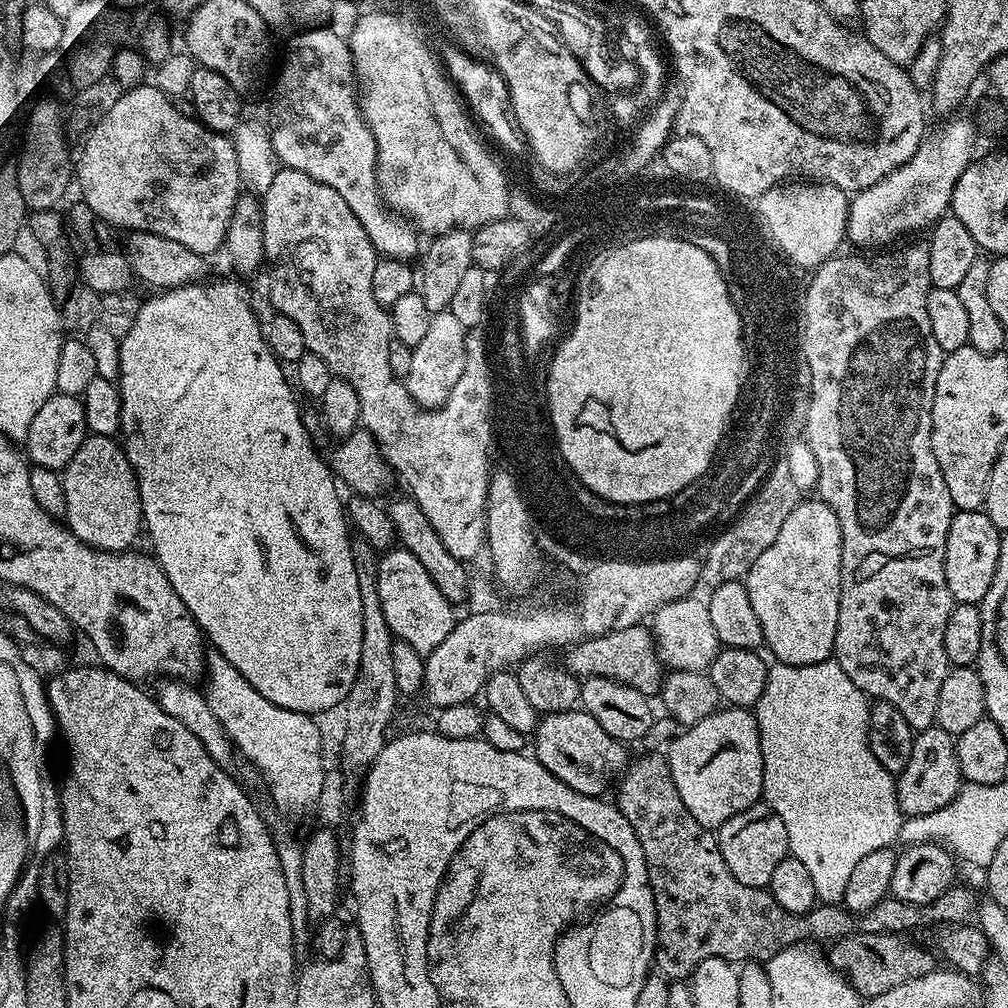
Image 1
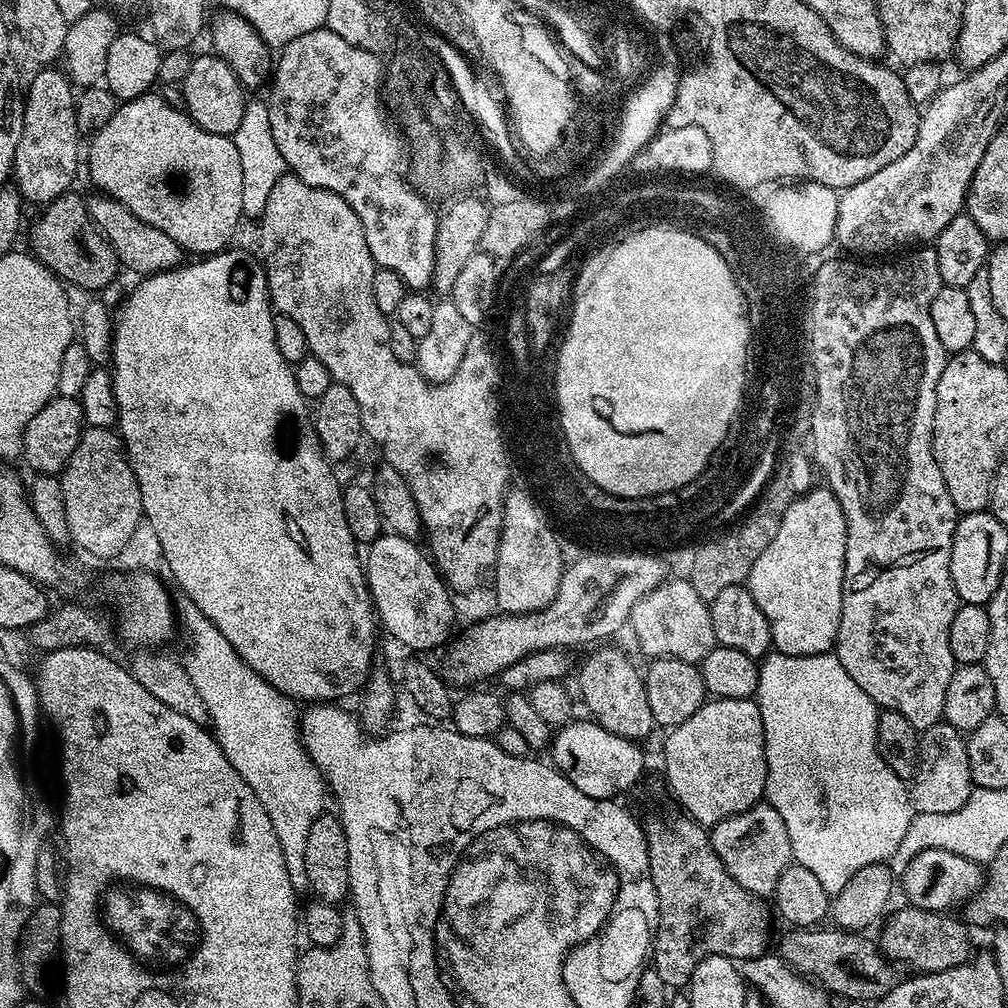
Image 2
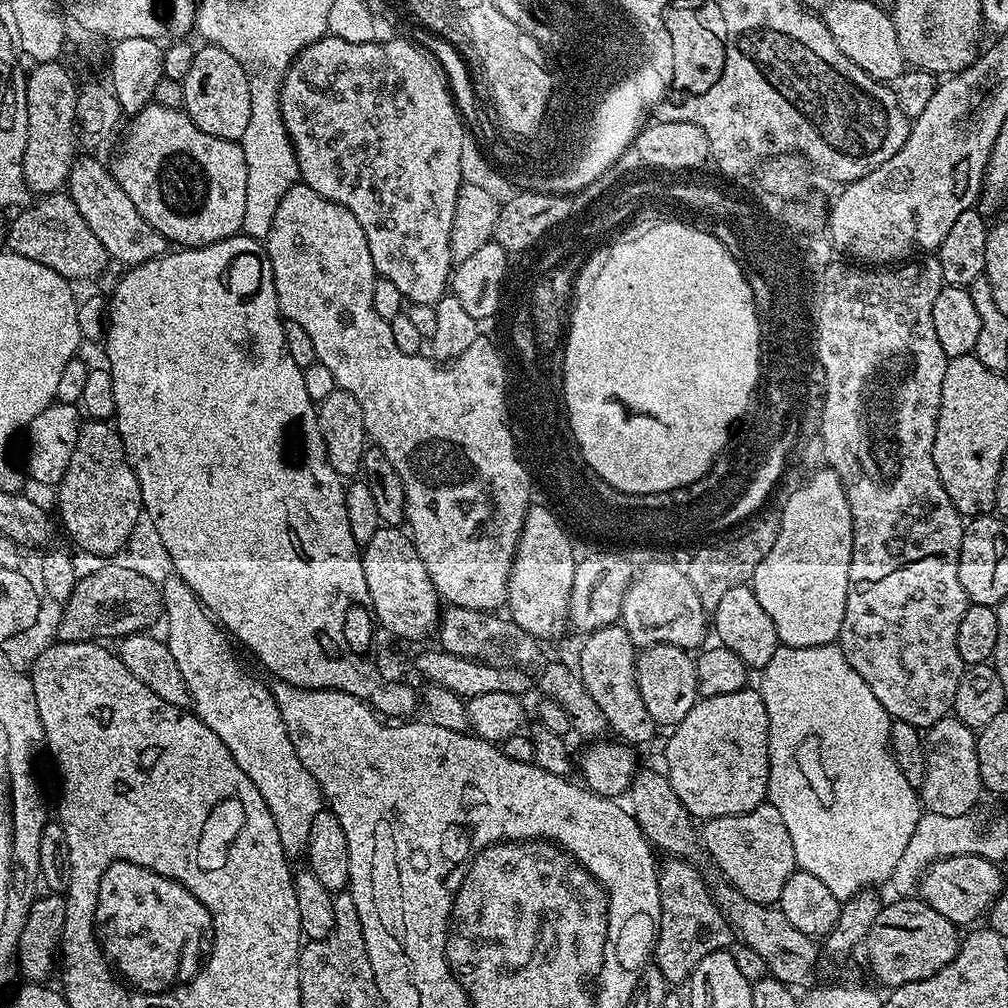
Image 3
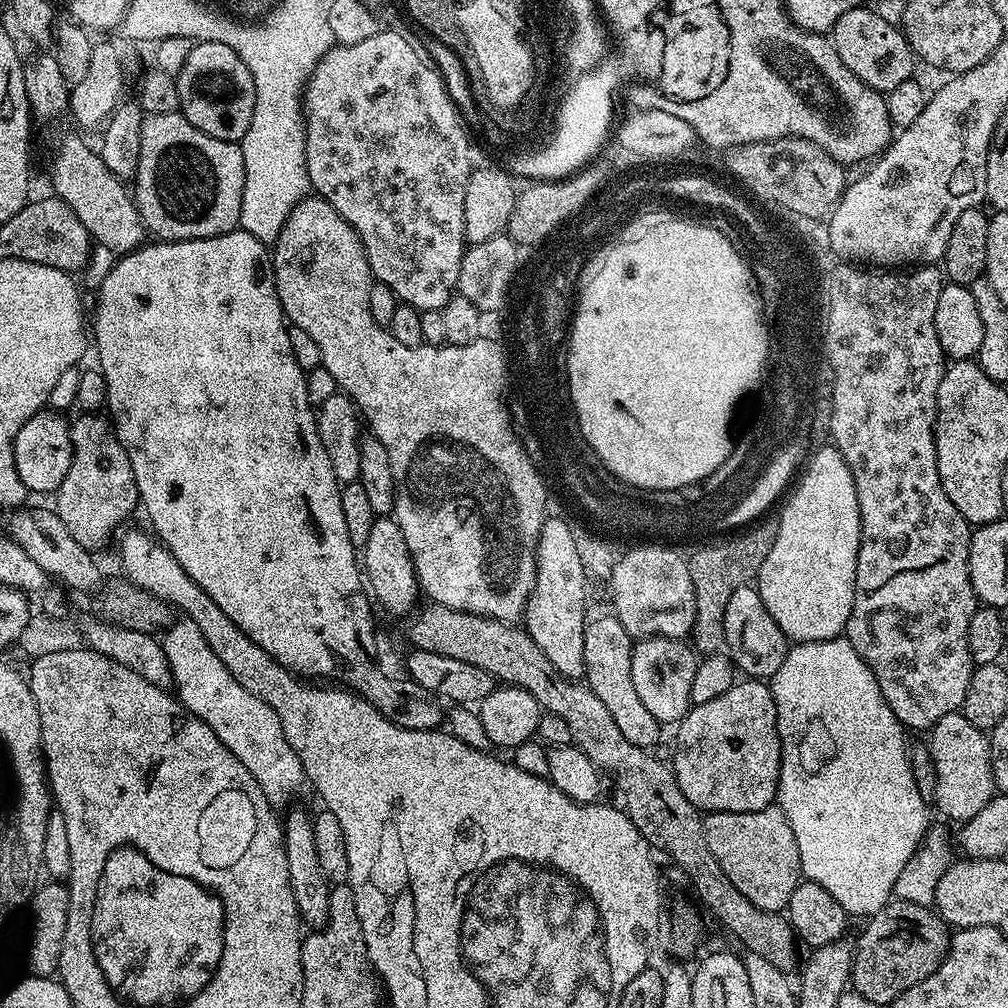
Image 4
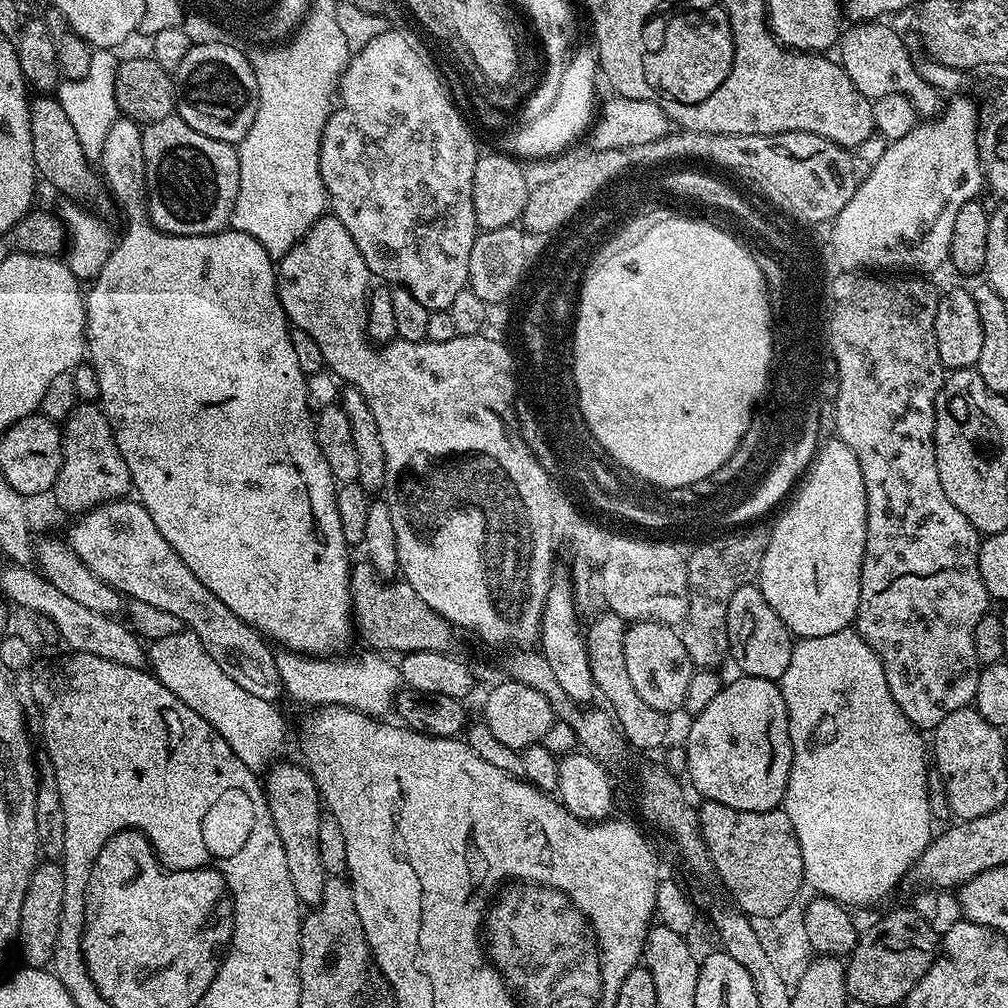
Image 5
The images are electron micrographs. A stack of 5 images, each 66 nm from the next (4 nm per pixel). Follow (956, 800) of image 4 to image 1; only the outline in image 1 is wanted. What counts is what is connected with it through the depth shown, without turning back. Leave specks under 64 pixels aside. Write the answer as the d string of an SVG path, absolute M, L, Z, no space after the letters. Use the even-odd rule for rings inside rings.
M935 726L919 729L912 738L910 762L906 762L906 766L896 776L896 797L900 803L901 813L905 817L934 814L934 810L942 810L946 807L958 795L961 787L962 777L958 766L955 739L946 730Z

